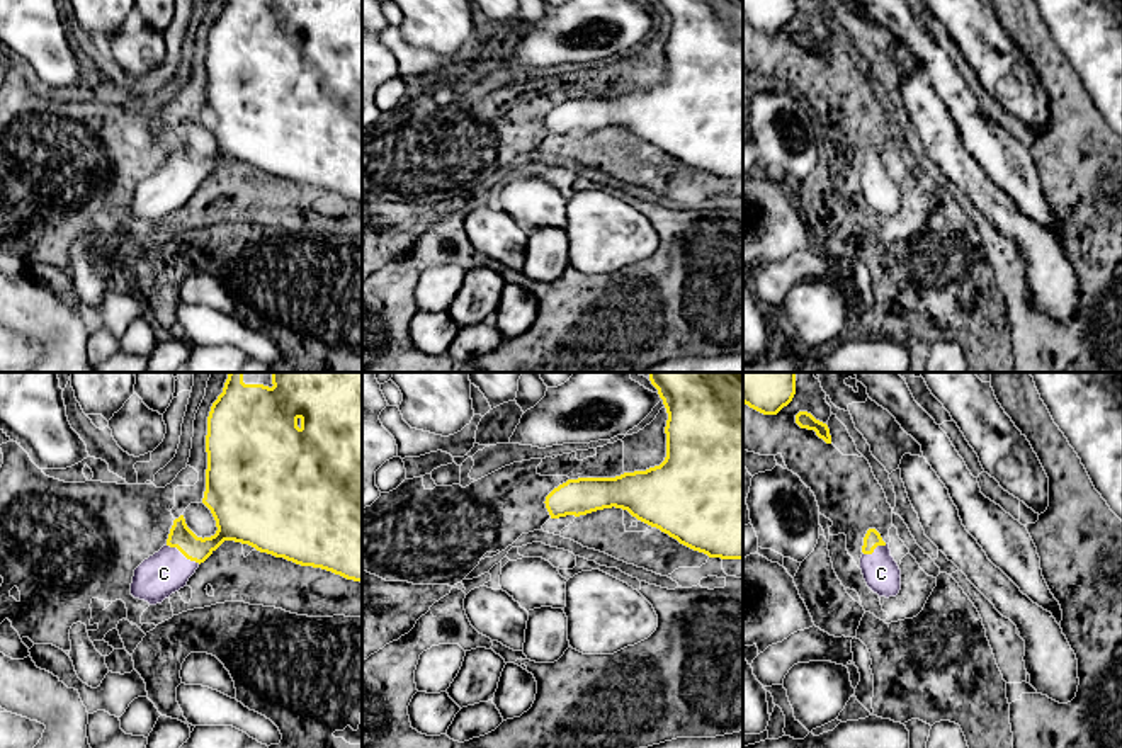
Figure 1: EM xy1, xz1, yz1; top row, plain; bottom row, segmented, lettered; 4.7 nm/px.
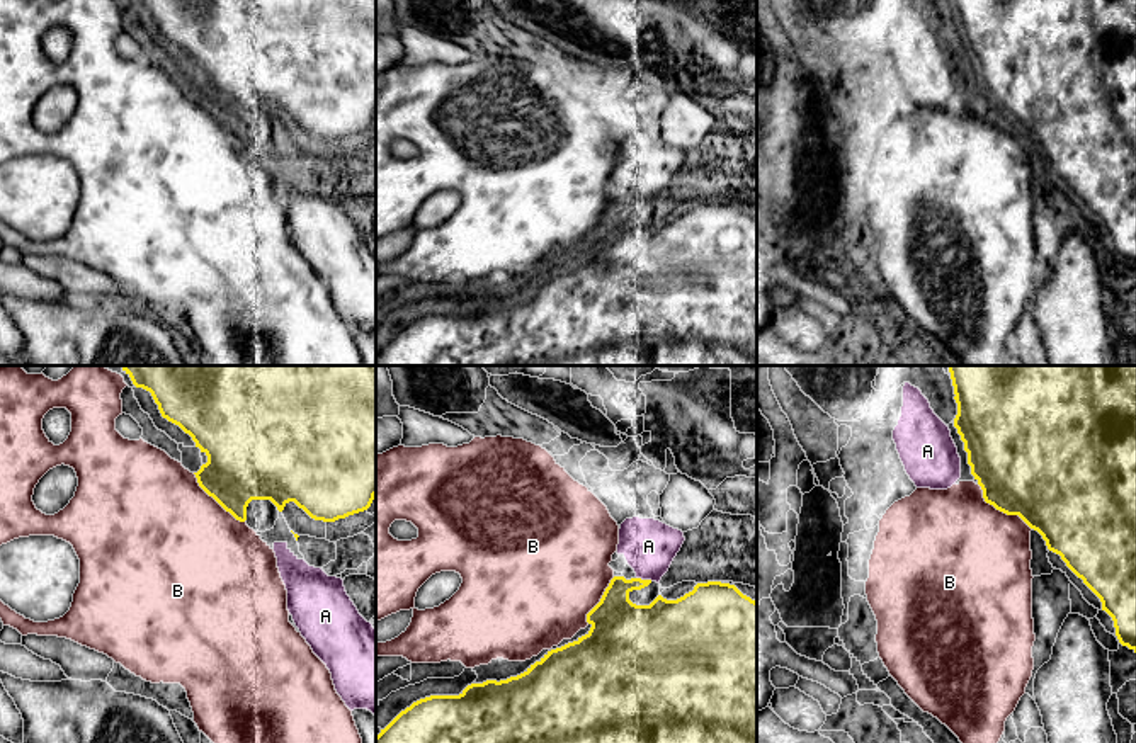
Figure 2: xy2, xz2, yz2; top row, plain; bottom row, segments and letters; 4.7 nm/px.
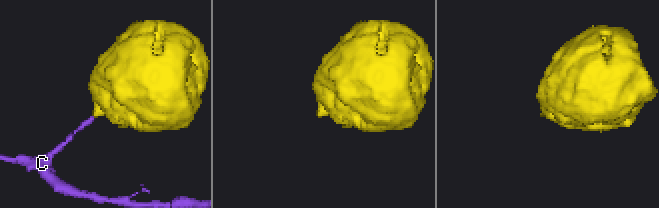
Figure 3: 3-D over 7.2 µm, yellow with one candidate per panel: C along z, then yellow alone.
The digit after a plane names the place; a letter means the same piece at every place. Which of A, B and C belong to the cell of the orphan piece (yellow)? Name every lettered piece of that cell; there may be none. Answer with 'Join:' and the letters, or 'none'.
Join: C

